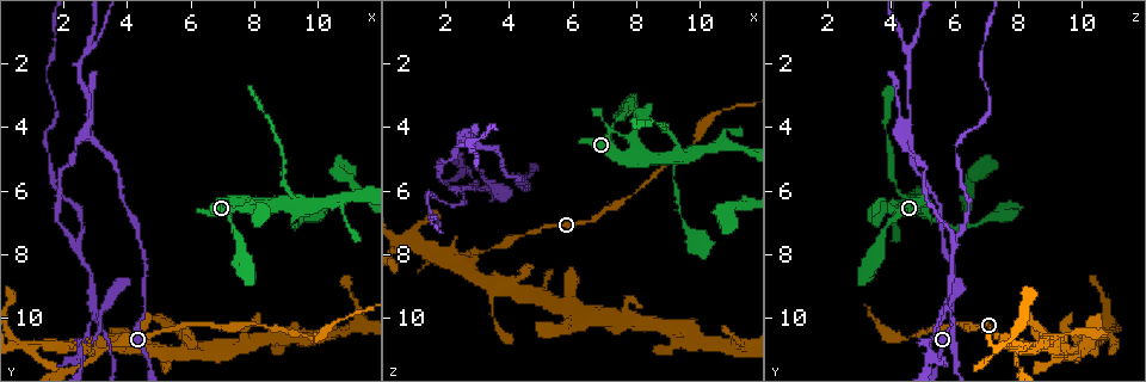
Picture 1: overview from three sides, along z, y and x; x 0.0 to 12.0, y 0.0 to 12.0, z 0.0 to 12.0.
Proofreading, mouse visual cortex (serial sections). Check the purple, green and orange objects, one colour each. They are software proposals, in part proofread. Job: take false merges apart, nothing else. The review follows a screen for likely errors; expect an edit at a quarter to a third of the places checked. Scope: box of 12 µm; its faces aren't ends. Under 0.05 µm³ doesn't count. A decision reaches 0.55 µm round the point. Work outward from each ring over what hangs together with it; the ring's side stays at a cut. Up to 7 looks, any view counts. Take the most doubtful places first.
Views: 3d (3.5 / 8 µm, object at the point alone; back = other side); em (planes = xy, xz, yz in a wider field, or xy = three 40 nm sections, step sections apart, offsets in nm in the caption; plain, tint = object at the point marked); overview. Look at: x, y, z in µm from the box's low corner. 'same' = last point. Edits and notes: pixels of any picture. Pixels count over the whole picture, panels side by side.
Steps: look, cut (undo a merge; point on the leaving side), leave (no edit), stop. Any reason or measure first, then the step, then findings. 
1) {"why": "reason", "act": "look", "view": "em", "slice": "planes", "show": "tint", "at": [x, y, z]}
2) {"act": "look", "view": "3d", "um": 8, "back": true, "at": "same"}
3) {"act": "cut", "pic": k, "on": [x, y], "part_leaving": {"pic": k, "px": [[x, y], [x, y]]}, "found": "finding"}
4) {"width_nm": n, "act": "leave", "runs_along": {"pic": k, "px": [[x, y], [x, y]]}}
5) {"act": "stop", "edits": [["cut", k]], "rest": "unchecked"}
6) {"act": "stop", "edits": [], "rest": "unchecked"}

{"act": "look", "view": "3d", "um": 3.5, "back": true, "at": [2.8, 4.3, 4.6]}

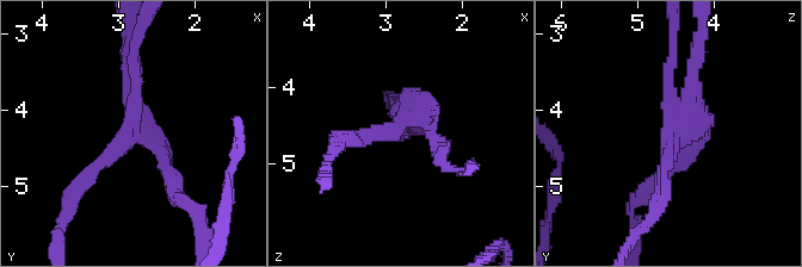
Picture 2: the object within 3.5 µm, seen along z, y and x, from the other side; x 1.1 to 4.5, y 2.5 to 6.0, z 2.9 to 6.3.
{"why": "now the EM", "act": "look", "view": "em", "slice": "xy", "step": 2, "show": "plain", "at": [2.80, 4.30, 4.50]}

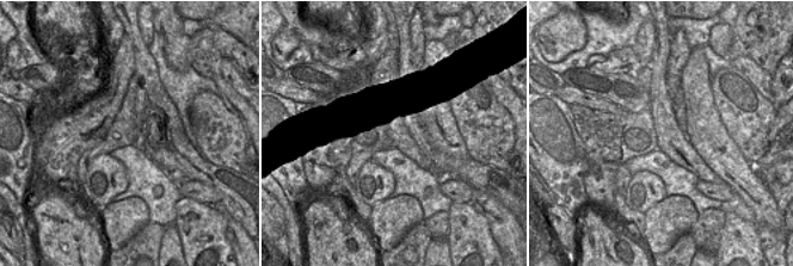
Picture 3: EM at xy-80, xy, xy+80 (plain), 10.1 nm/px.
{"act": "look", "view": "em", "slice": "xy", "step": 2, "show": "tint", "at": "same"}

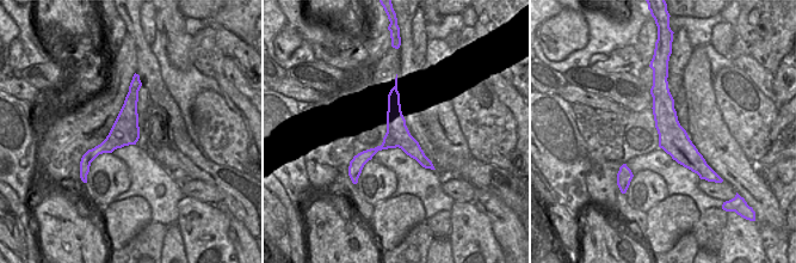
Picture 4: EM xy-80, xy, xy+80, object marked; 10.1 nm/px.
{"act": "cut", "pic": 2, "on": [695, 59], "found": "a second cell is stuck on"}

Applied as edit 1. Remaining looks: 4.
{"act": "look", "view": "overview"}

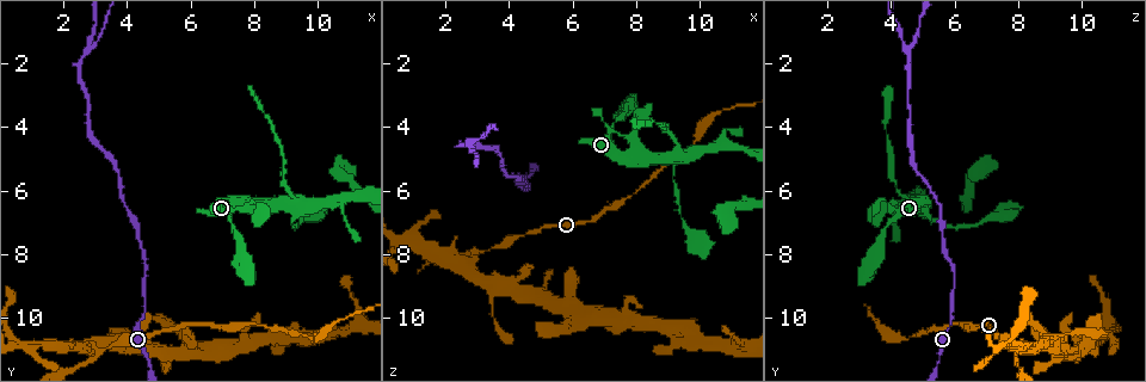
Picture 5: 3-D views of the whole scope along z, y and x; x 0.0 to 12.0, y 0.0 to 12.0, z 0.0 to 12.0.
{"why": "branch point", "act": "look", "view": "3d", "um": 3.5, "at": [2.7, 1.7, 4.4]}

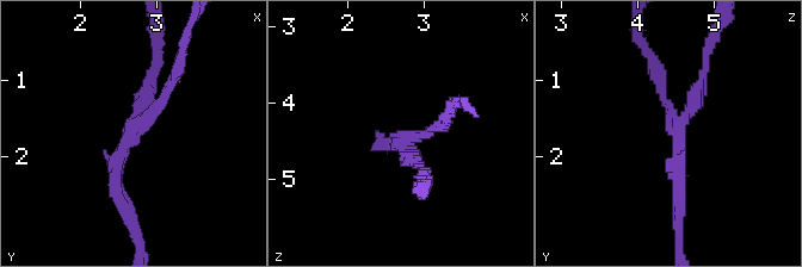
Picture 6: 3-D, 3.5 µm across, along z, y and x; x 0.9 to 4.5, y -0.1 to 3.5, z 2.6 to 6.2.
{"arms": 3, "arm_widths_nm": [150, 150, 200], "act": "look", "view": "em", "slice": "xy", "step": 5, "show": "tint", "at": [2.75, 1.60, 4.55]}

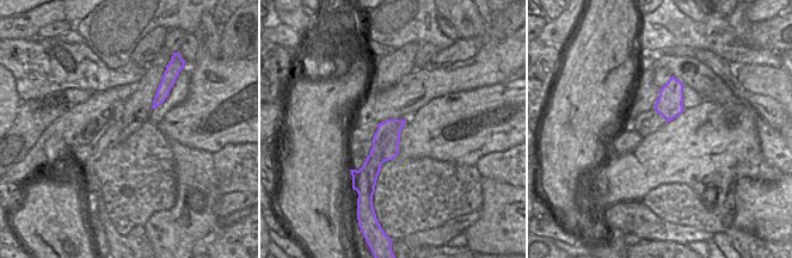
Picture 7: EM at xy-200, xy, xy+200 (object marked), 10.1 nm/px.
{"why": "another direction", "act": "look", "view": "em", "slice": "xy", "step": 3, "show": "tint", "at": "same"}

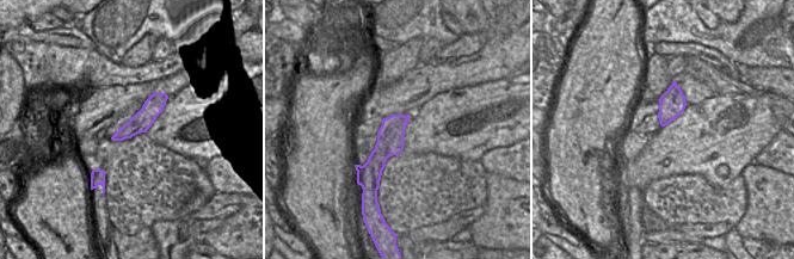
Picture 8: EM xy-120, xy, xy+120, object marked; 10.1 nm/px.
{"act": "cut", "pic": 6, "on": [661, 84], "found": "two cells meet here"}

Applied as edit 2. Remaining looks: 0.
{"act": "stop", "edits": [["cut", 2], ["cut", 6]], "rest": "unchecked"}

